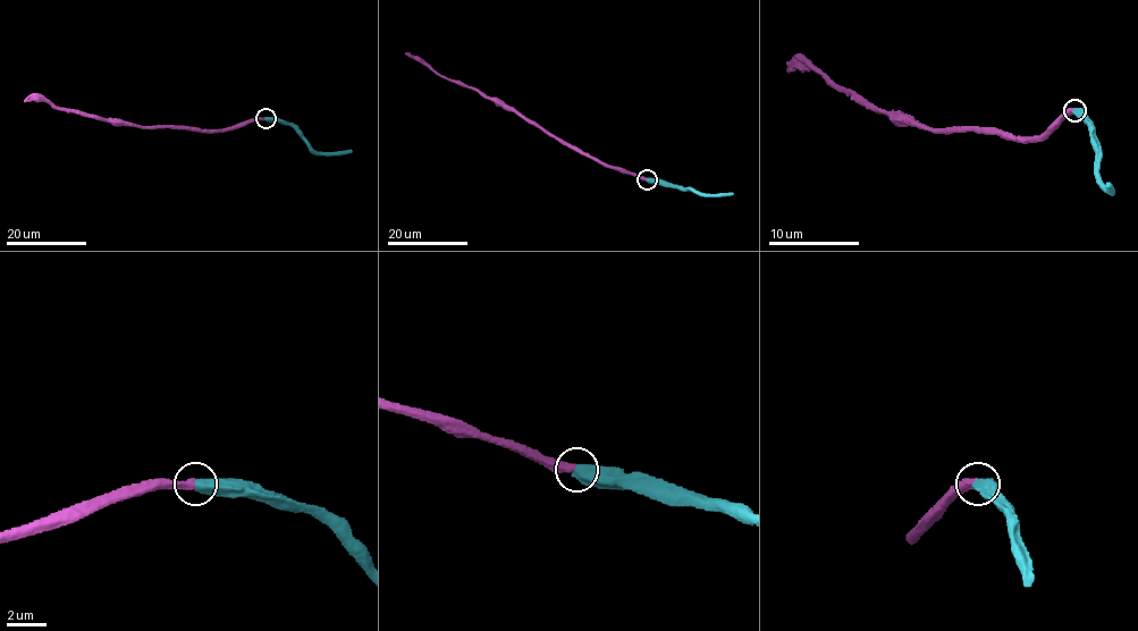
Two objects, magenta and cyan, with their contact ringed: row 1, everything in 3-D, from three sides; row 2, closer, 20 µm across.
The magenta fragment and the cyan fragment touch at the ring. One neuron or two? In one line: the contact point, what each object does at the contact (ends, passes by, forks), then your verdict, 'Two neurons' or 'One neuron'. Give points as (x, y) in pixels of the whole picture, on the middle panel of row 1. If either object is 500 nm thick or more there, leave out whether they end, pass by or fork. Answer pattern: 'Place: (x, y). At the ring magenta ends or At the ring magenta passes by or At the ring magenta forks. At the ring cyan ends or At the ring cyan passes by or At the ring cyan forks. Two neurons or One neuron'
Place: (647, 179). One neuron

